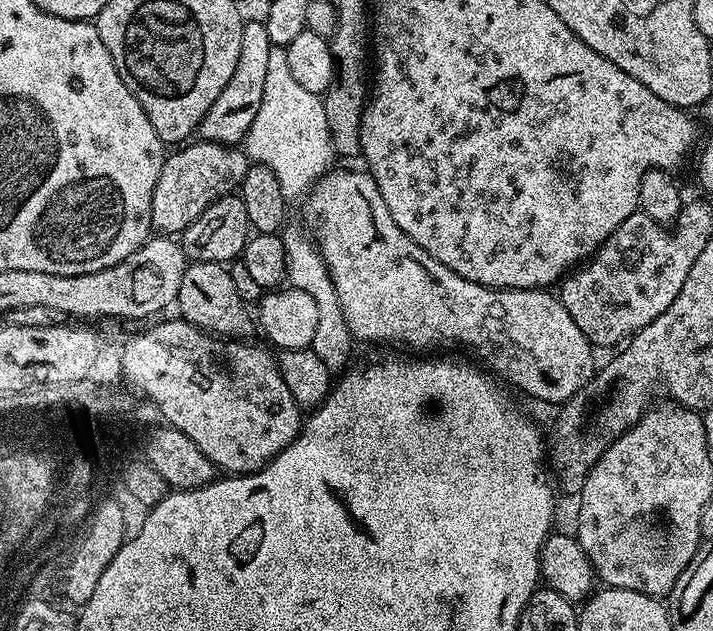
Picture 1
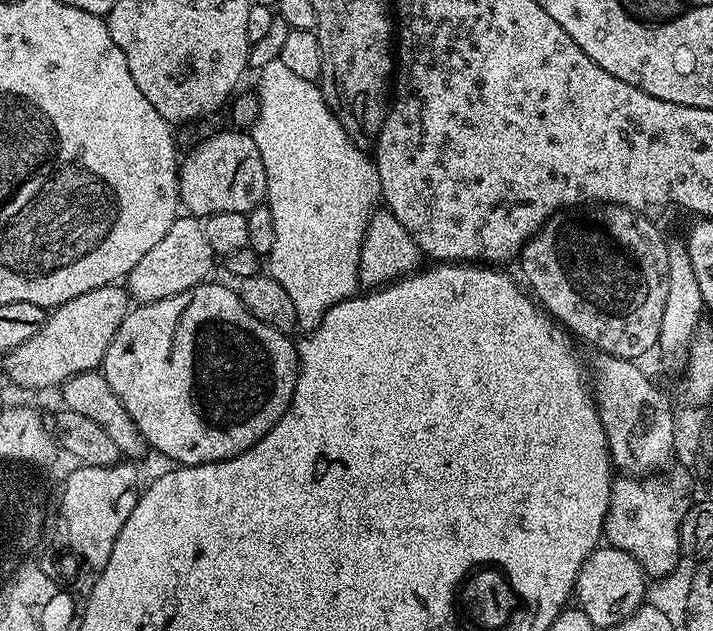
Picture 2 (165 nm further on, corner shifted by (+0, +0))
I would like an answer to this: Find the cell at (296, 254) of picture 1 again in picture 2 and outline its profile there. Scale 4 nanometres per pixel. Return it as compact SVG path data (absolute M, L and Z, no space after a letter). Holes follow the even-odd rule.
M280 59L262 66L258 76L260 111L250 125L250 133L265 167L266 206L274 214L274 246L268 251L266 268L290 294L297 325L309 333L319 328L326 310L357 295L361 287L360 251L368 223L382 200L380 179L373 157L342 130L338 118L326 106L317 81L293 74Z

